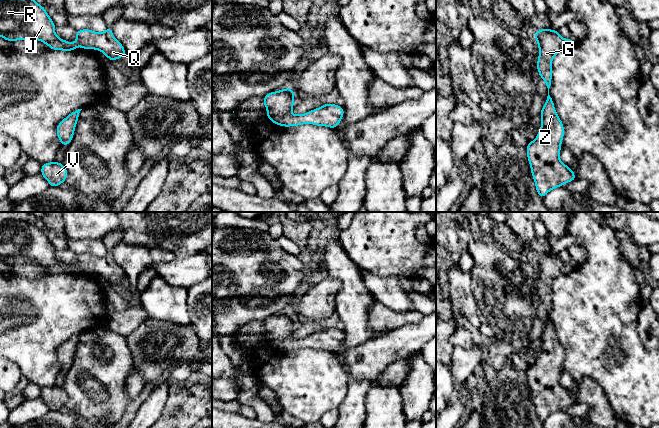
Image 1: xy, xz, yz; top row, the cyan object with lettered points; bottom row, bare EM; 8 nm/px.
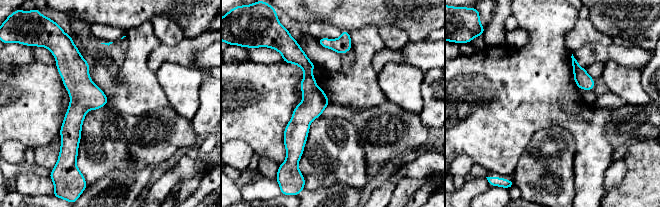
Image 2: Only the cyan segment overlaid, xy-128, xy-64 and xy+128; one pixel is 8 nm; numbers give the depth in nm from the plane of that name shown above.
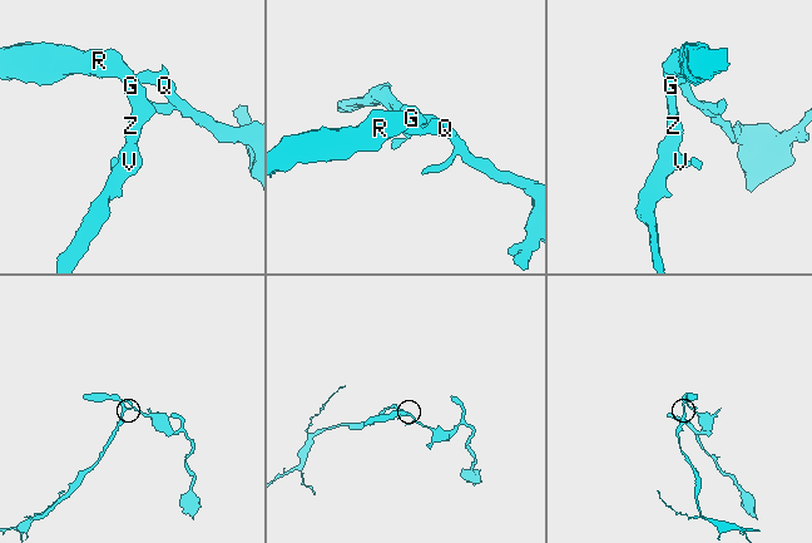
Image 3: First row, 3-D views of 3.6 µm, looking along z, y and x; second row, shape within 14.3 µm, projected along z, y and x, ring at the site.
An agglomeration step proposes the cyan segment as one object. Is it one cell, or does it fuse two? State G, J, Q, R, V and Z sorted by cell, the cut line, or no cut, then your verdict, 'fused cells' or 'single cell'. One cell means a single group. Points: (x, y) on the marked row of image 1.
G J R V Z / Q; cut in xz along (290, 112), (275, 114), (269, 118); fused cells

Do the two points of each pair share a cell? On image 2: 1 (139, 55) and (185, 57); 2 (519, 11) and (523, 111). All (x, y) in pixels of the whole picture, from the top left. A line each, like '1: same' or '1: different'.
1: different
2: same

